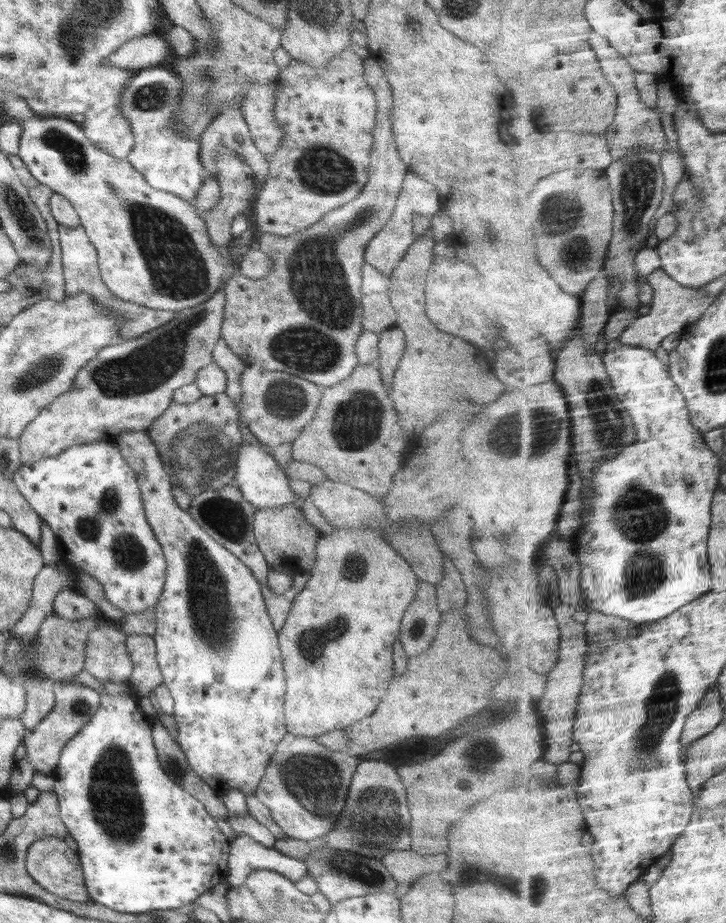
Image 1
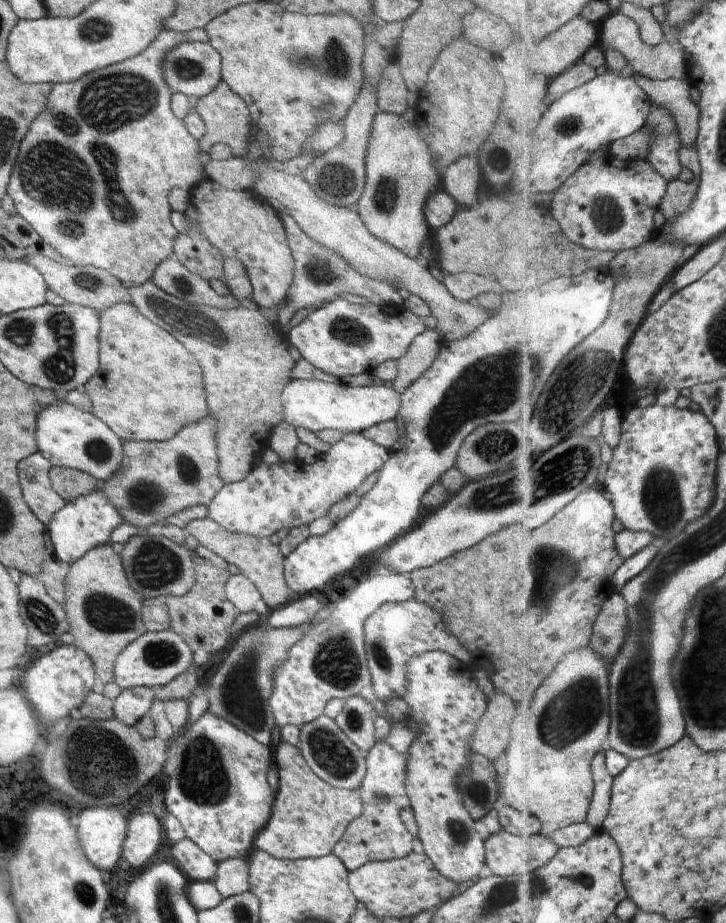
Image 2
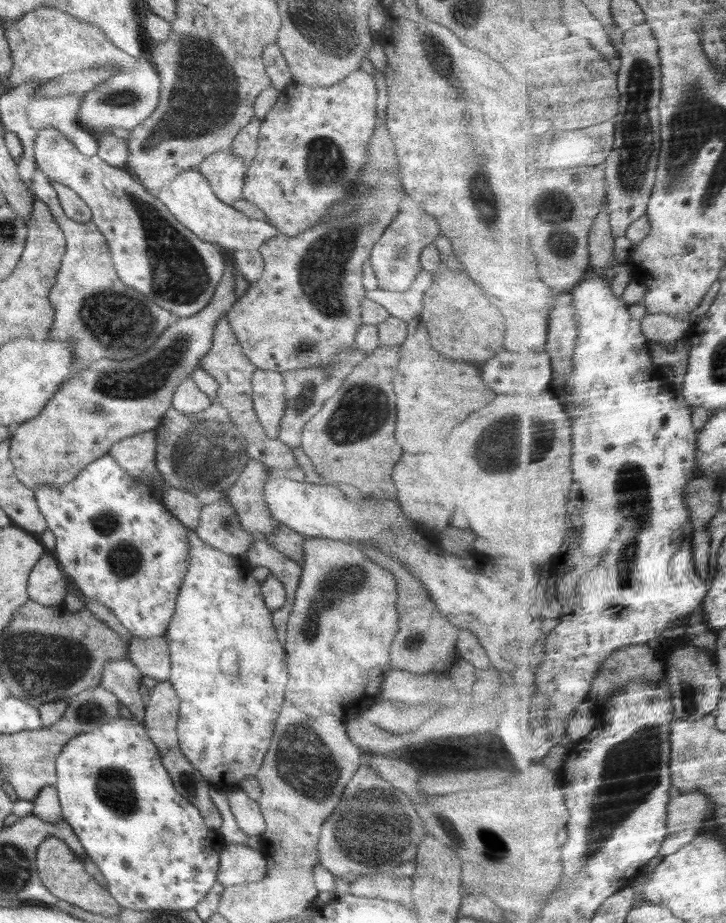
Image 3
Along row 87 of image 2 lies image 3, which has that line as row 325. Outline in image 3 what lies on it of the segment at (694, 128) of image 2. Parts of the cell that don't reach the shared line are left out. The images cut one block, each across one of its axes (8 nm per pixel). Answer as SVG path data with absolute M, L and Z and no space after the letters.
M652 314L642 320L642 328L649 339L654 339L656 343L665 347L670 342L677 342L678 339L686 338L692 329L690 321L682 320L677 315Z

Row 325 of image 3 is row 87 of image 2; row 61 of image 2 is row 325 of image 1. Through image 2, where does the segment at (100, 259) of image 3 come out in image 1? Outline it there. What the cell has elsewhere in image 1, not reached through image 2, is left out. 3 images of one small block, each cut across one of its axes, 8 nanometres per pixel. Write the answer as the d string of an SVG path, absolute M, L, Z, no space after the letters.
M58 225L58 240L60 240L60 252L62 252L62 268L63 277L65 278L66 296L76 295L76 293L80 292L88 293L92 295L100 305L108 307L110 311L116 311L116 313L124 315L126 320L124 320L124 324L122 324L122 328L120 328L120 332L118 332L119 339L117 339L117 341L133 339L146 332L160 328L160 326L168 324L168 322L176 316L177 312L174 311L148 308L147 306L140 306L140 304L134 304L116 298L116 296L106 288L106 284L102 282L96 248L94 244L90 242L90 238L88 238L82 225L76 228L66 228L66 226Z

